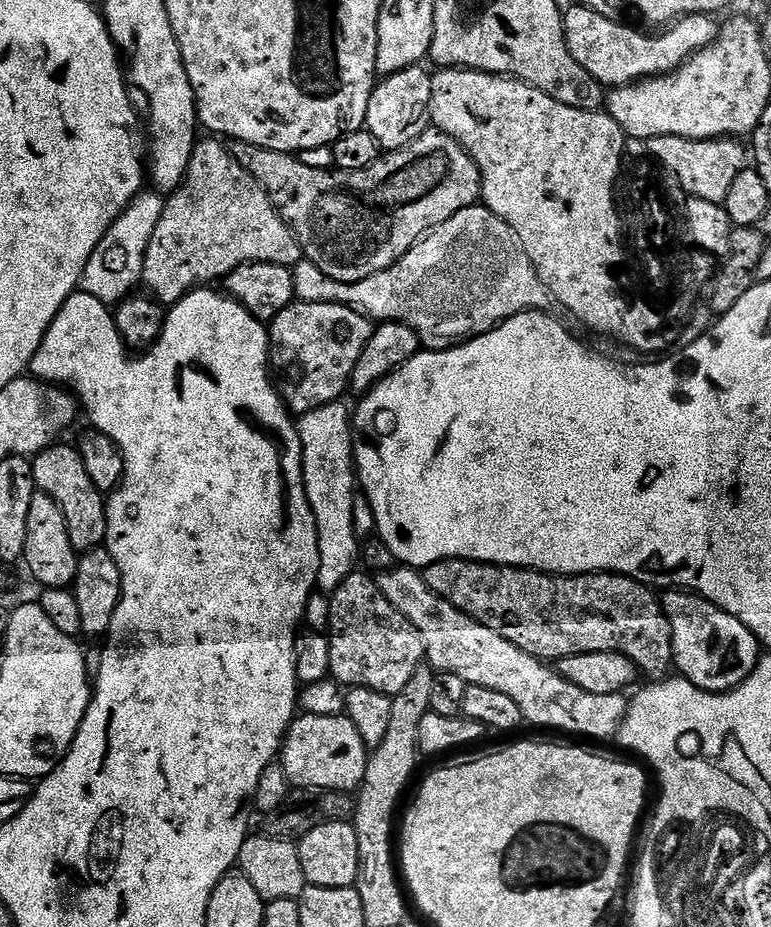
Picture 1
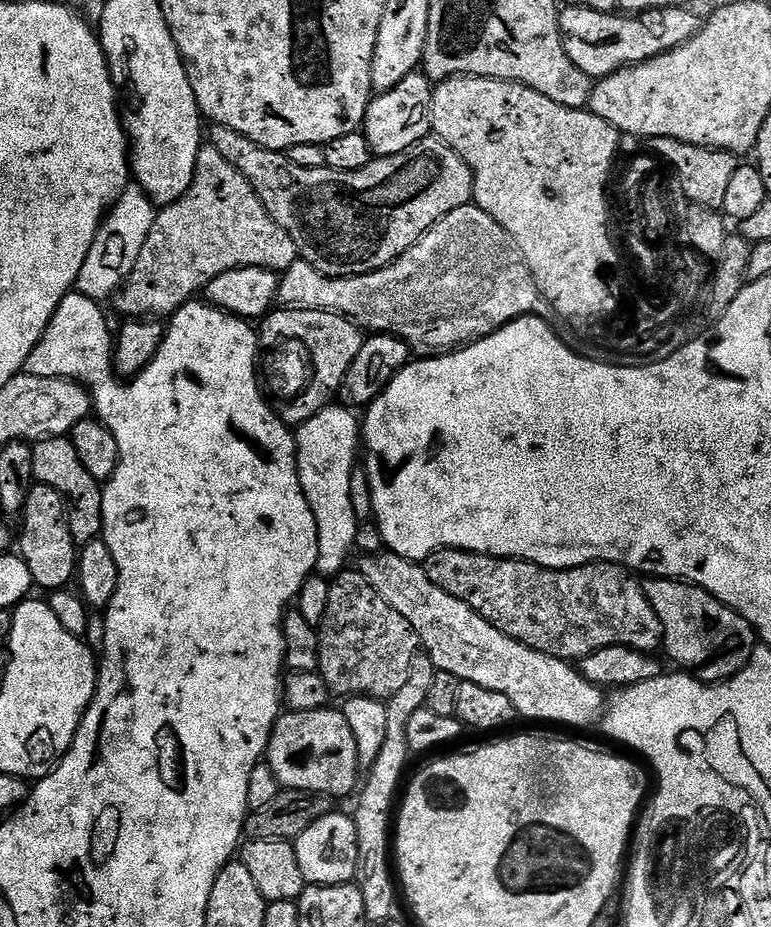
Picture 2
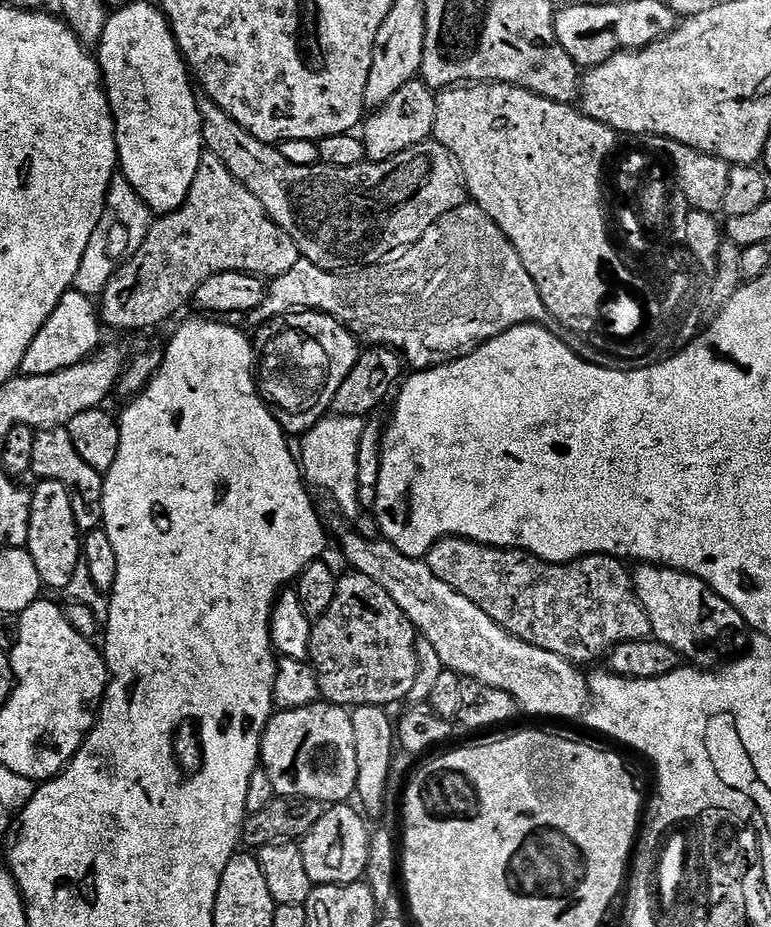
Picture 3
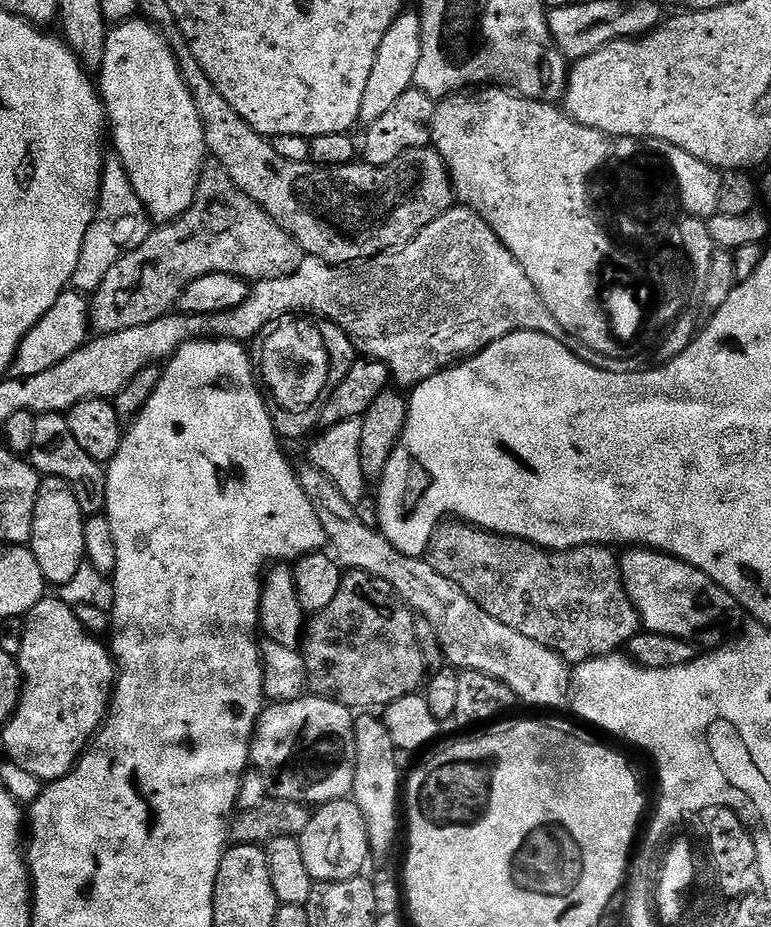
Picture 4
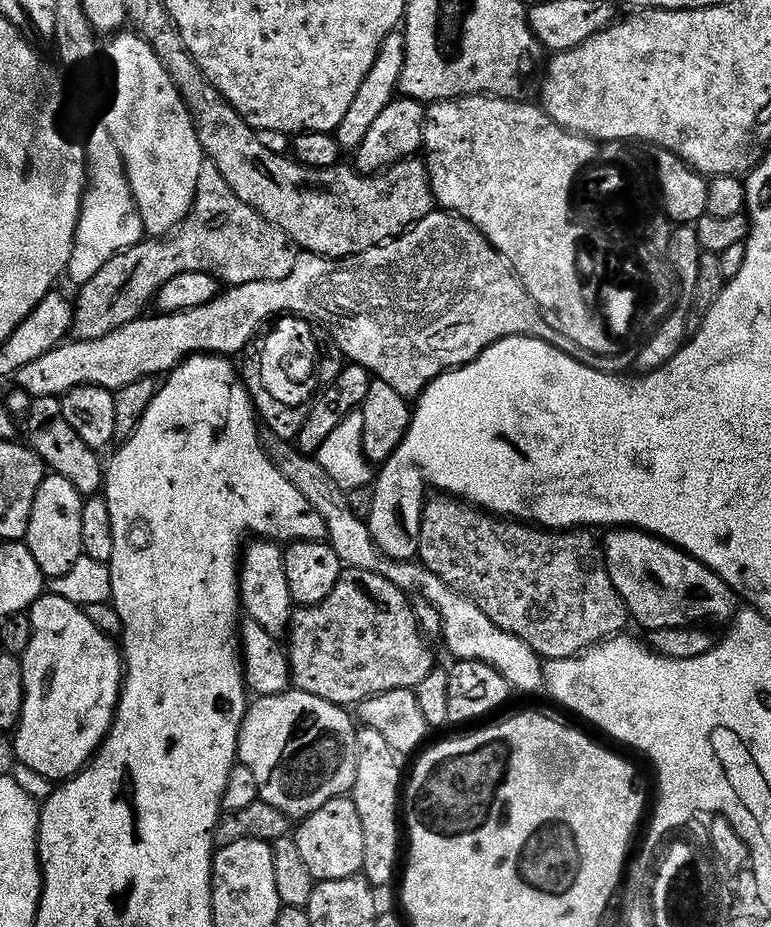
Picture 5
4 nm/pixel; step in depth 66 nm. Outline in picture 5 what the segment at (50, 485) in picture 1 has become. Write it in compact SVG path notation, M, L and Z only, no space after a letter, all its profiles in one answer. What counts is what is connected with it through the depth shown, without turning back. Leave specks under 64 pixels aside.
M41 396L33 399L30 417L26 421L28 444L42 458L45 467L55 475L66 478L85 498L92 498L103 489L106 483L104 464L100 462L99 453L86 446L78 438L74 428L61 414L60 400L57 397Z

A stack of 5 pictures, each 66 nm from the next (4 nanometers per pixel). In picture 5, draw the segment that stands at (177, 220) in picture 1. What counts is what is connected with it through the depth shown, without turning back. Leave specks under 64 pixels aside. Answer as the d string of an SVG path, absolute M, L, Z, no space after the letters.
M205 159L196 201L178 231L167 238L145 239L106 262L106 266L102 266L102 270L98 270L98 274L94 274L94 278L90 278L90 282L79 289L80 297L75 297L72 332L76 340L97 340L106 338L106 334L114 334L114 330L122 330L122 326L141 319L149 311L162 286L166 286L172 278L178 278L179 275L208 272L224 286L274 282L290 275L297 259L297 249L284 231L266 222L266 218L262 218L249 204L242 202L242 198L238 198L238 194L230 190L230 182L222 178L218 166L214 166L212 160Z

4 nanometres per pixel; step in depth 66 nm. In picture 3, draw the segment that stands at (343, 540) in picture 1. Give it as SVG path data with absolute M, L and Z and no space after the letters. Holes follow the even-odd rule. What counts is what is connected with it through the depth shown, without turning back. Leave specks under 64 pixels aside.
M329 414L310 431L303 433L304 440L298 444L298 463L302 475L313 489L321 488L332 495L340 512L349 518L360 515L358 502L358 444L361 441L365 421L359 416L338 416ZM316 487L316 488L315 488Z

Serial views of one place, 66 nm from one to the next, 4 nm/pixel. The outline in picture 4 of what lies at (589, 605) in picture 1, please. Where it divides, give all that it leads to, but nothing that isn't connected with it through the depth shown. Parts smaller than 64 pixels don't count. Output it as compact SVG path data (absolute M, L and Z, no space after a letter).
M459 518L445 519L436 527L428 543L426 559L442 578L454 582L490 618L502 626L518 630L525 638L556 652L569 666L593 660L595 656L611 656L623 649L630 638L641 631L640 616L624 589L620 561L611 547L602 544L578 546L565 552L550 552L518 538L484 532Z

